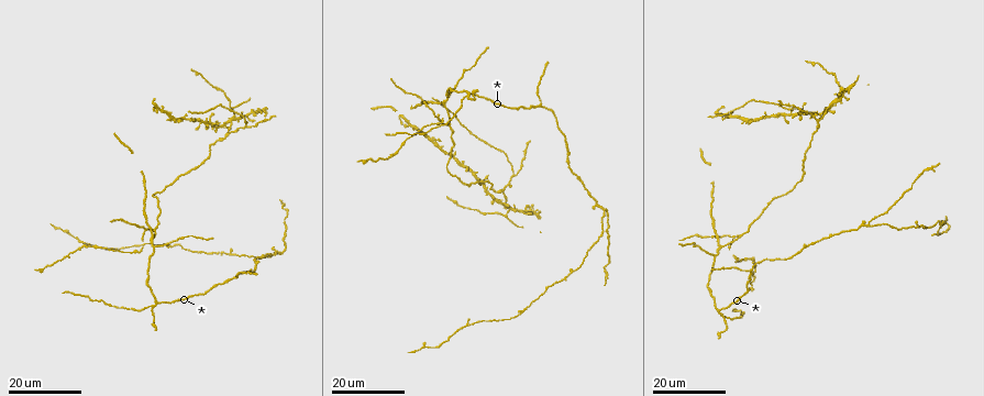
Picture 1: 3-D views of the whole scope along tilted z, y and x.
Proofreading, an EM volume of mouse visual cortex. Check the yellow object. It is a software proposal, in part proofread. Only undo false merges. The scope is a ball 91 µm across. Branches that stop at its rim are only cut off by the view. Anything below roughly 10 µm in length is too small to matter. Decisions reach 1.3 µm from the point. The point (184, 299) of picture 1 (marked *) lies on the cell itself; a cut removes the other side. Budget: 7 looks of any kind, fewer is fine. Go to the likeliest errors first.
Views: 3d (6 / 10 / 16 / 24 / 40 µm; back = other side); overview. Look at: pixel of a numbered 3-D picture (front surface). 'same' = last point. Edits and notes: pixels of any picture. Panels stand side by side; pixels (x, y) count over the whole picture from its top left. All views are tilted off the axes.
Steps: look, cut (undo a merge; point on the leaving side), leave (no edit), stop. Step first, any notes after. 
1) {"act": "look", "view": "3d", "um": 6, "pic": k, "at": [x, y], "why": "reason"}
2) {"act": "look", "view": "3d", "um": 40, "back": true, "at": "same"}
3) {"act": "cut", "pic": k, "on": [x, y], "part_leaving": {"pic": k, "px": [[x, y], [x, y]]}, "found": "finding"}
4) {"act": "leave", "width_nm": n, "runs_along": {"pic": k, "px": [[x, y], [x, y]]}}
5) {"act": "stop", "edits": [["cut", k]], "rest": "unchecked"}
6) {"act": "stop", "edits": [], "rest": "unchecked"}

{"act": "look", "view": "3d", "um": 24, "pic": 1, "at": [225, 136], "why": "arms part here"}

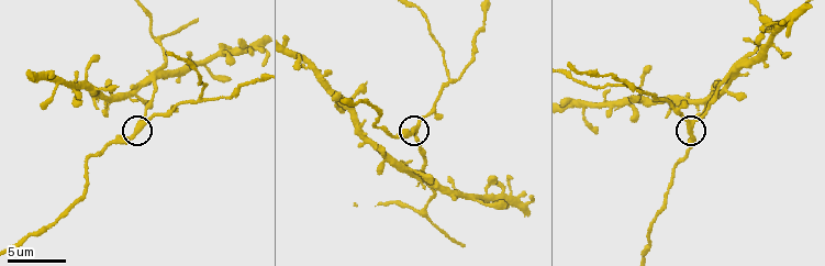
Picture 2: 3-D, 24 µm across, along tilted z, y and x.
{"act": "look", "view": "3d", "um": 10, "pic": 2, "at": [690, 124]}

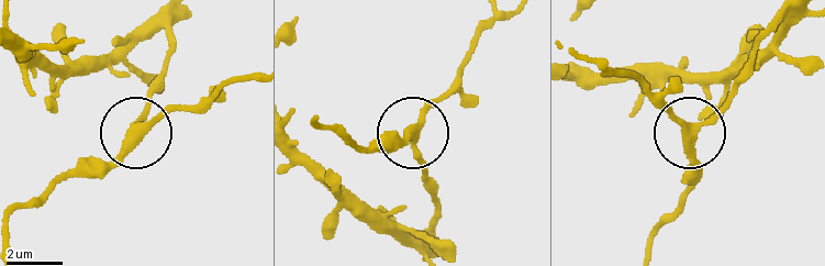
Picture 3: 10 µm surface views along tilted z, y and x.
{"act": "leave", "arms": 3, "runs_along": {"pic": 3, "px": [[316, 122], [365, 148], [390, 151], [455, 87]]}, "found": "continuous, no second cell"}

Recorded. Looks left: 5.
{"act": "look", "view": "3d", "um": 16, "pic": 1, "at": [871, 227], "why": "three arms meet"}

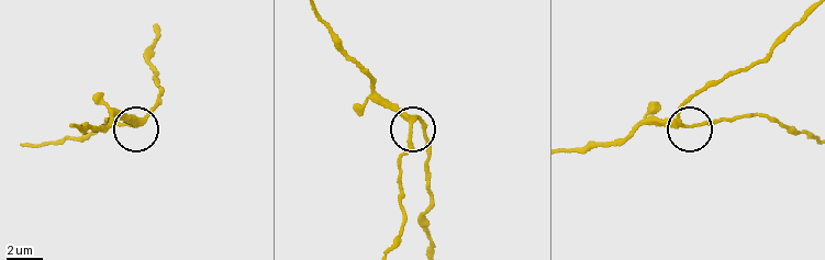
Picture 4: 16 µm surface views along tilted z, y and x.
{"act": "look", "view": "3d", "um": 10, "pic": 4, "at": [682, 123]}

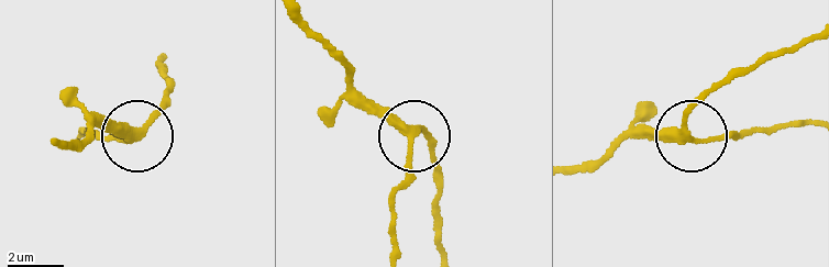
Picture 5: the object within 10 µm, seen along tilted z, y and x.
{"act": "leave", "side_arm_um": 30, "found": "continuous, no second cell"}

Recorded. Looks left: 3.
{"act": "look", "view": "3d", "um": 10, "pic": 2, "at": [167, 66], "why": "three-way junction"}

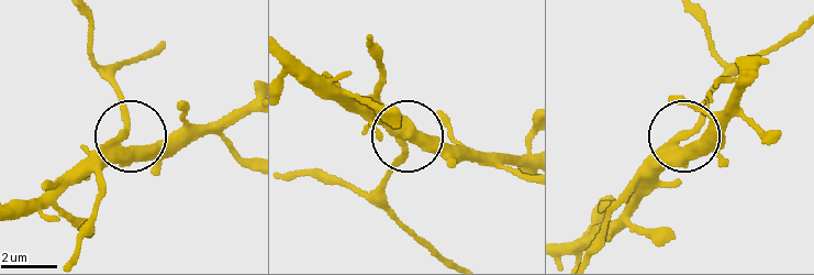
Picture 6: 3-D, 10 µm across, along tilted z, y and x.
{"act": "look", "view": "3d", "um": 6, "pic": 6, "at": [406, 142]}

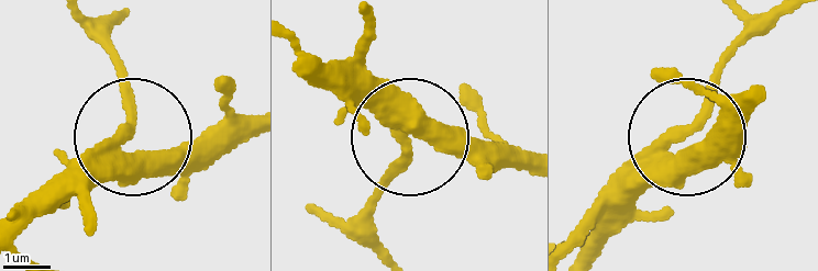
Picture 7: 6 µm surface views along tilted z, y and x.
{"act": "leave", "runs_along": {"pic": 7, "px": [[568, 248], [590, 212], [664, 149], [742, 123]]}, "found": "all the same cell"}

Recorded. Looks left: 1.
{"act": "look", "view": "3d", "um": 16, "pic": 2, "at": [200, 100], "why": "arms part here"}

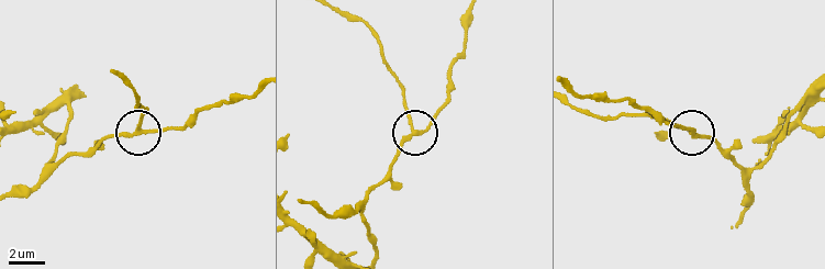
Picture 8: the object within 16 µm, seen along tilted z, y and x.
{"act": "leave", "width_nm": 210, "runs_along": {"pic": 8, "px": [[308, 203], [331, 215], [349, 216], [400, 148], [447, 103]]}, "found": "continuous, no second cell"}

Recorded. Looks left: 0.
{"act": "stop", "edits": [], "rest": "unchecked"}

